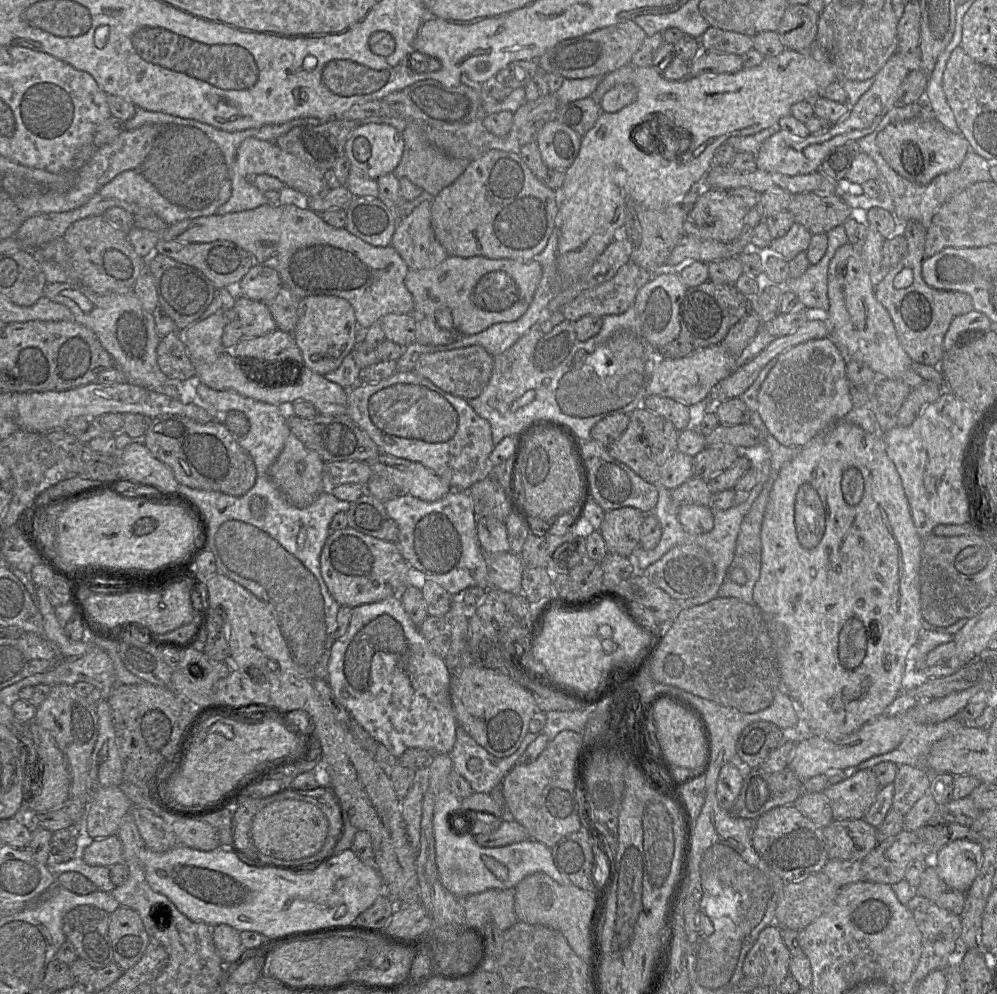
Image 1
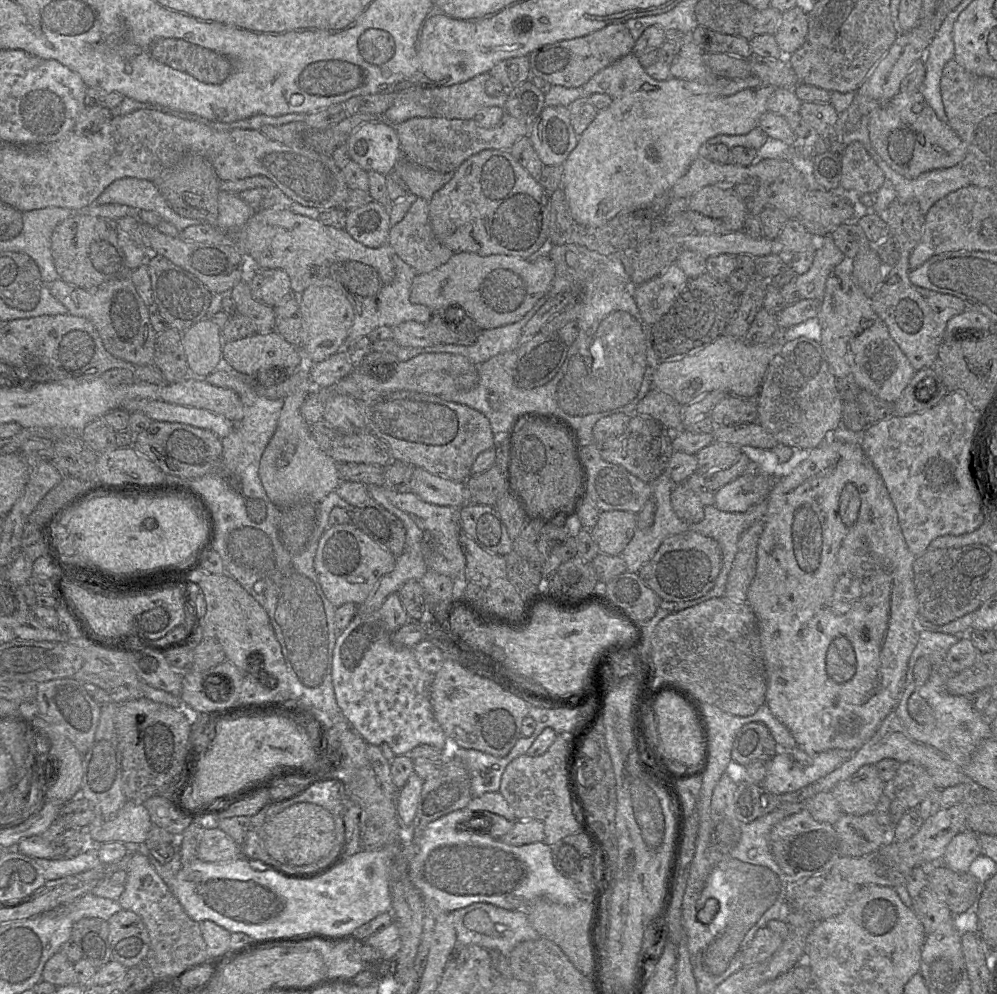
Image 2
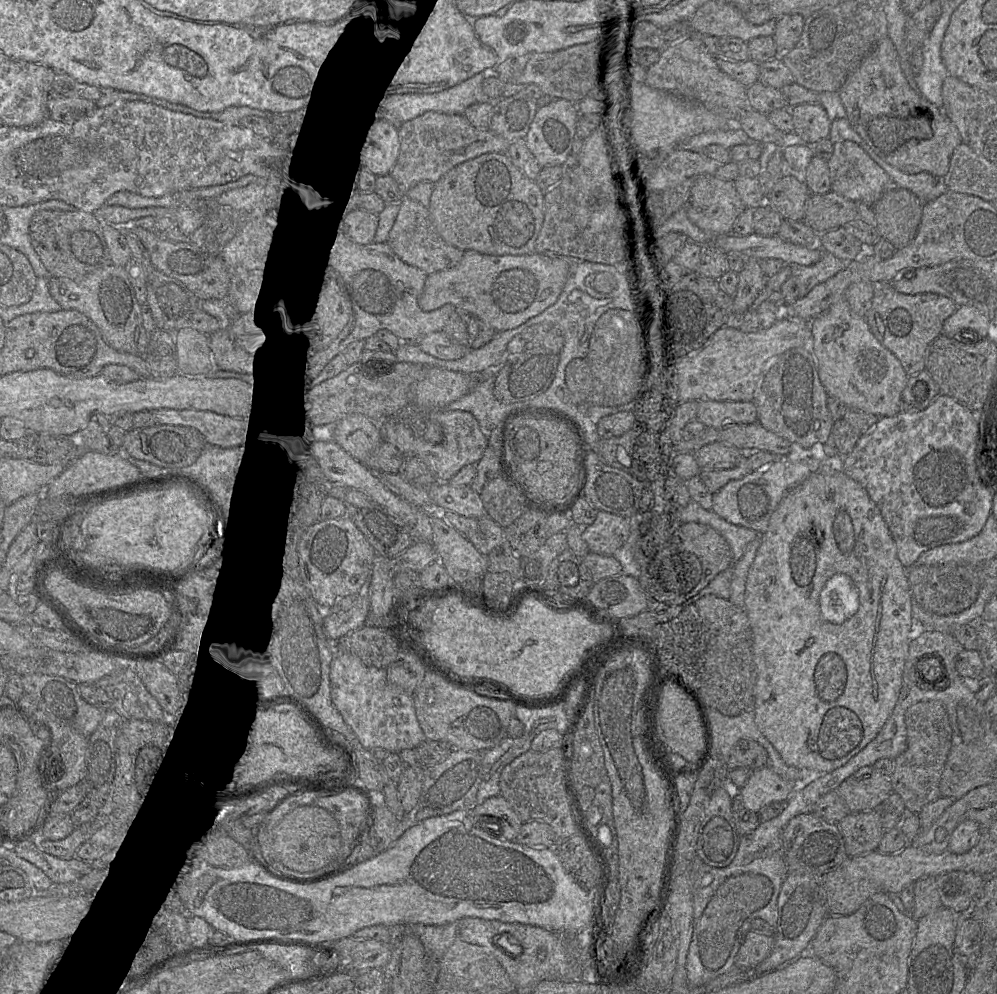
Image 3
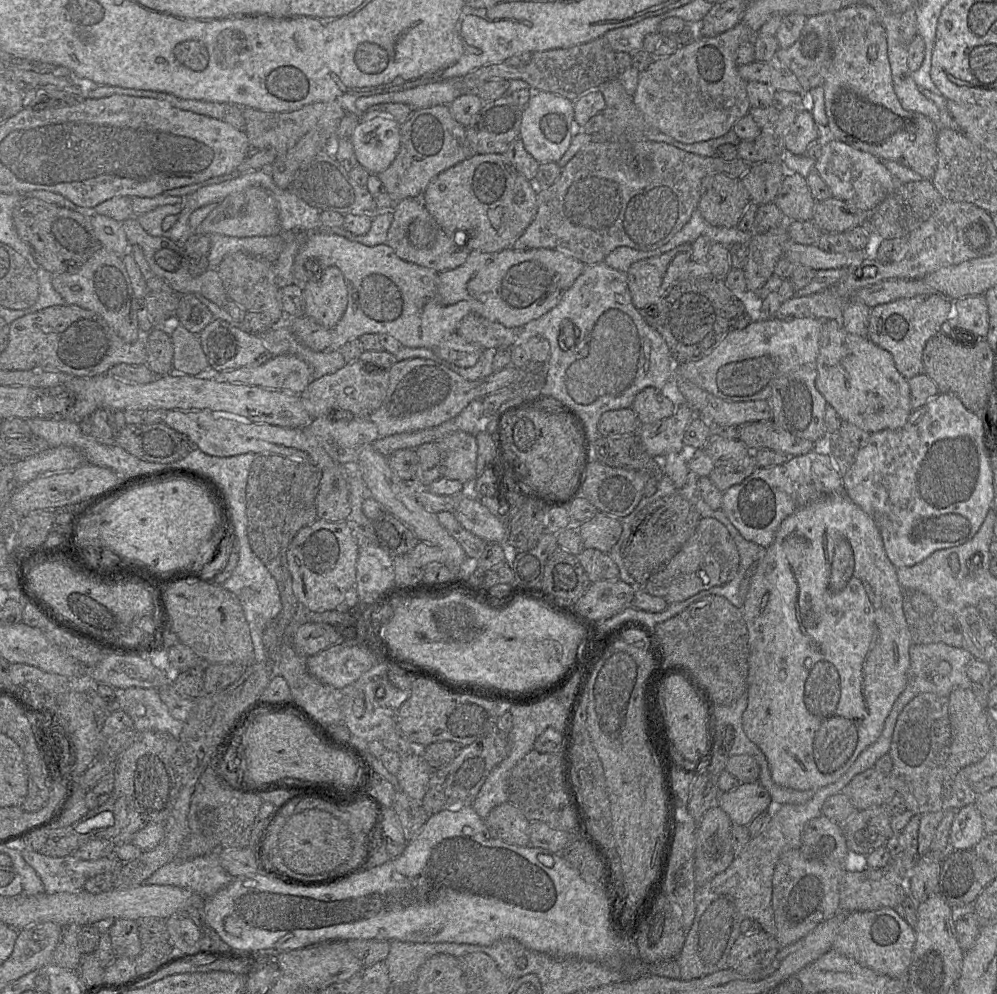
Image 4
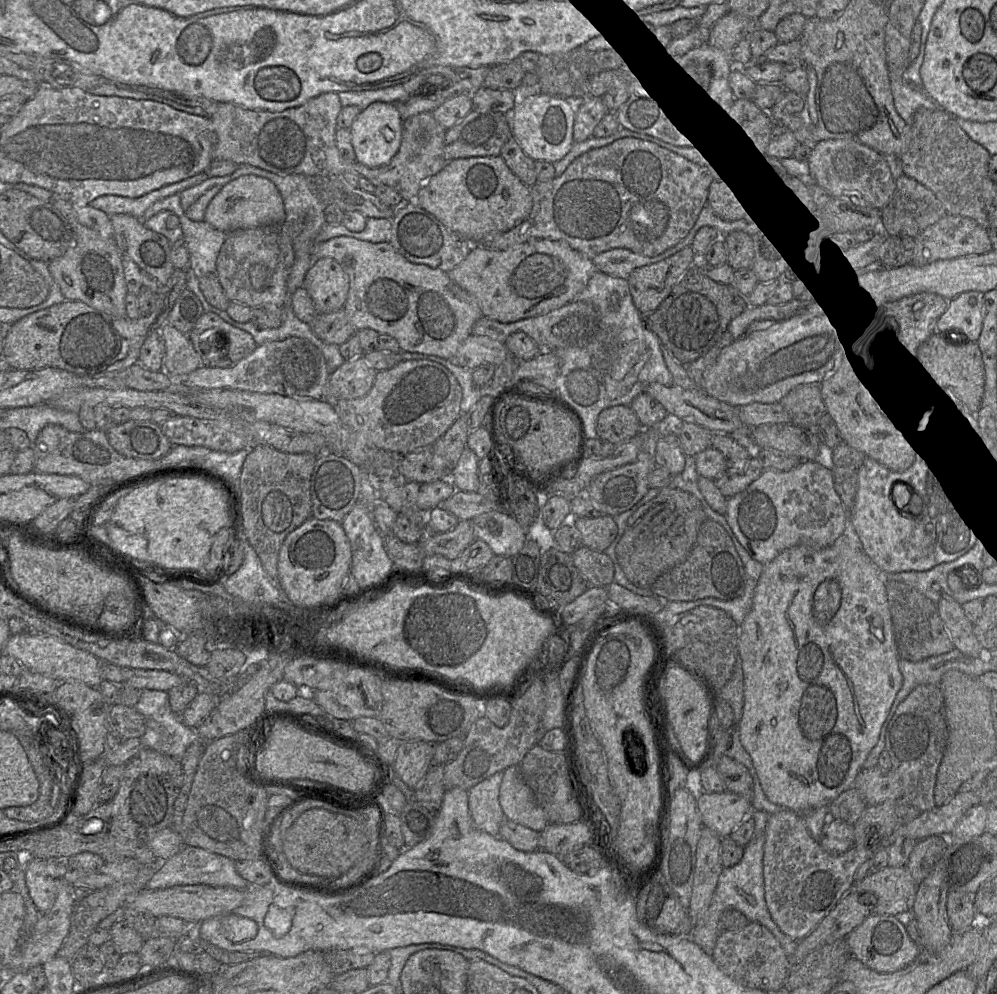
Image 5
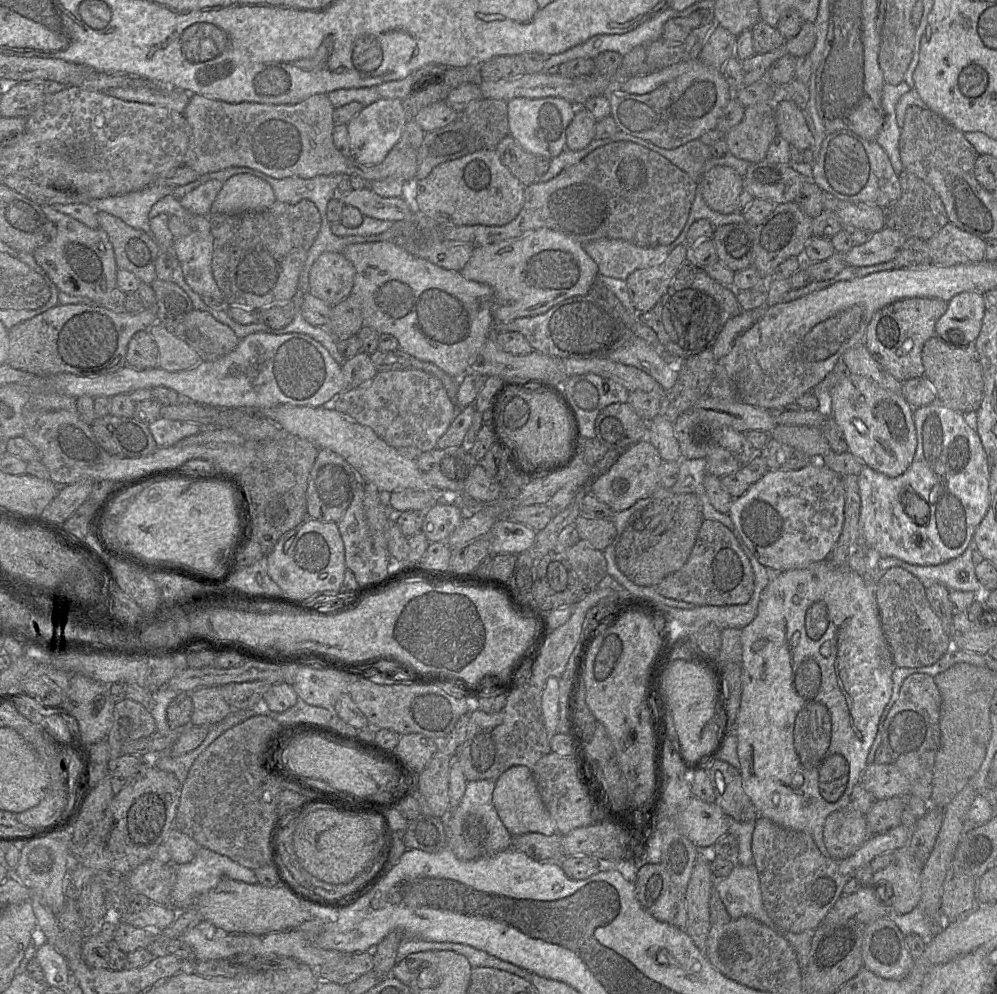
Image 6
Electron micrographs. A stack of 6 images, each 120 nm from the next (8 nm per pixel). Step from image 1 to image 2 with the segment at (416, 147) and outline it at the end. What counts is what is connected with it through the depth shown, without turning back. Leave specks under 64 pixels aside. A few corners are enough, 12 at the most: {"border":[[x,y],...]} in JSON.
{"border":[[400,159],[394,170],[410,194],[429,202],[453,173]]}

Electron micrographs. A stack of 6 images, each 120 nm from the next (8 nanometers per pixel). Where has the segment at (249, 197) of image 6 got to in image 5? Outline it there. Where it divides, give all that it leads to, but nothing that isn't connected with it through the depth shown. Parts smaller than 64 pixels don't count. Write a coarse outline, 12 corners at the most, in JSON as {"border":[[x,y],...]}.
{"border":[[266,178],[224,185],[204,221],[225,233],[285,221]]}

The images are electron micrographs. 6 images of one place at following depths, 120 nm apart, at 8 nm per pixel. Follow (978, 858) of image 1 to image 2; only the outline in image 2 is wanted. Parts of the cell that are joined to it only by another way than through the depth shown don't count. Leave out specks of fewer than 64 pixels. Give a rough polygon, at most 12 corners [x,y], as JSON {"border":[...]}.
{"border":[[968,828],[947,845],[942,863],[966,873],[980,855],[978,834]]}

